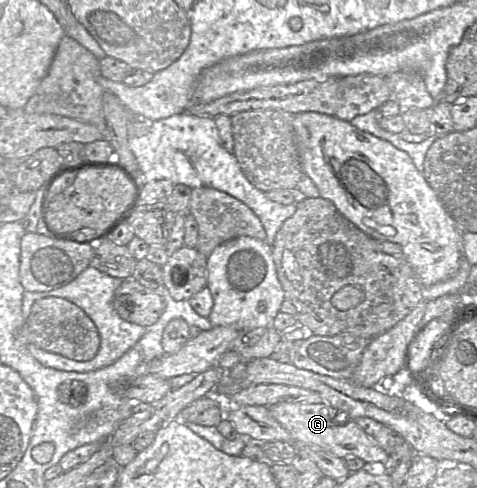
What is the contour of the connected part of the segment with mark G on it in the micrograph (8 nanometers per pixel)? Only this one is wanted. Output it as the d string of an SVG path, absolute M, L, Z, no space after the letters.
M281 402L270 406L270 411L273 417L290 433L293 440L298 443L317 445L342 459L358 457L366 463L386 463L390 457L353 420L347 419L328 403Z

